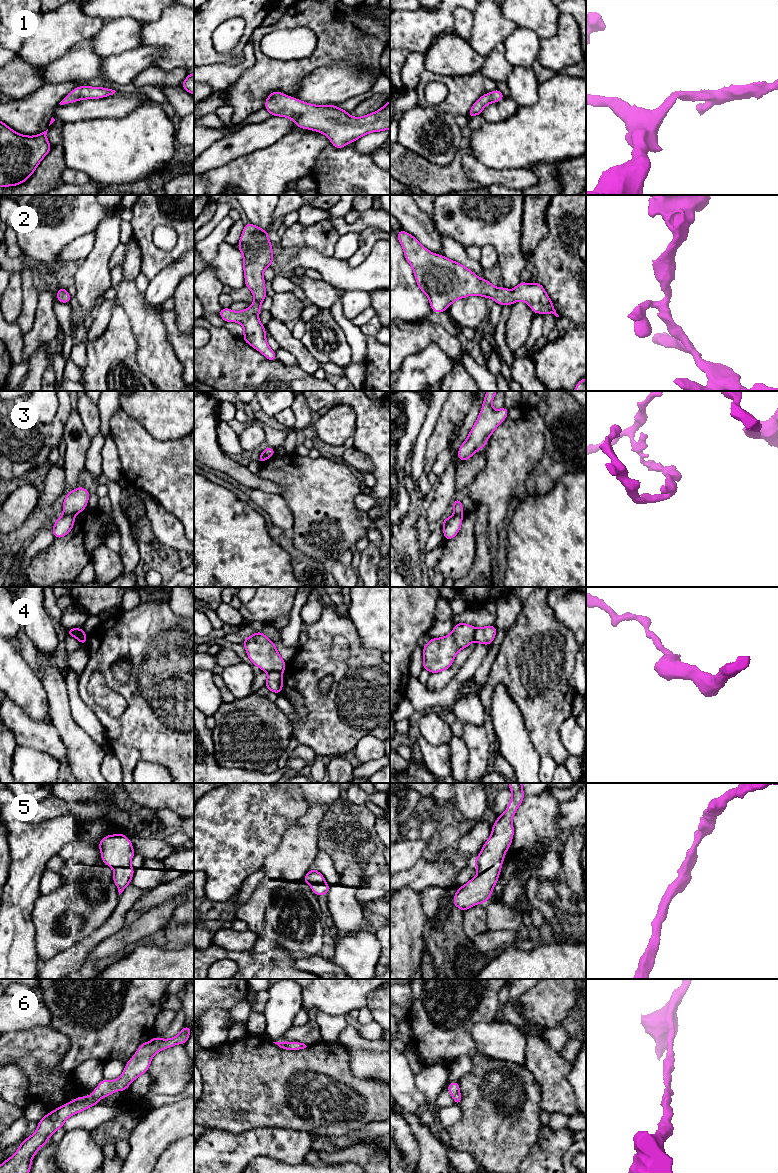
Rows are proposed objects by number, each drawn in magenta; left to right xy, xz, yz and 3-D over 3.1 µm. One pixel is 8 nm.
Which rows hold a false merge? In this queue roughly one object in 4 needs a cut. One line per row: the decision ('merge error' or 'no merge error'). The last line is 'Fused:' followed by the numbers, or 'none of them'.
1: no merge error
2: no merge error
3: merge error
4: merge error
5: no merge error
6: no merge error
Fused: 3, 4

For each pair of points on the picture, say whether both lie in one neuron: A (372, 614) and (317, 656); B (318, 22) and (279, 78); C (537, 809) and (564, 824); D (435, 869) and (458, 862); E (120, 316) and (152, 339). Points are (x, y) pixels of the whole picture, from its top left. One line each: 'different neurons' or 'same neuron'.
A: different neurons
B: same neuron
C: different neurons
D: same neuron
E: different neurons

